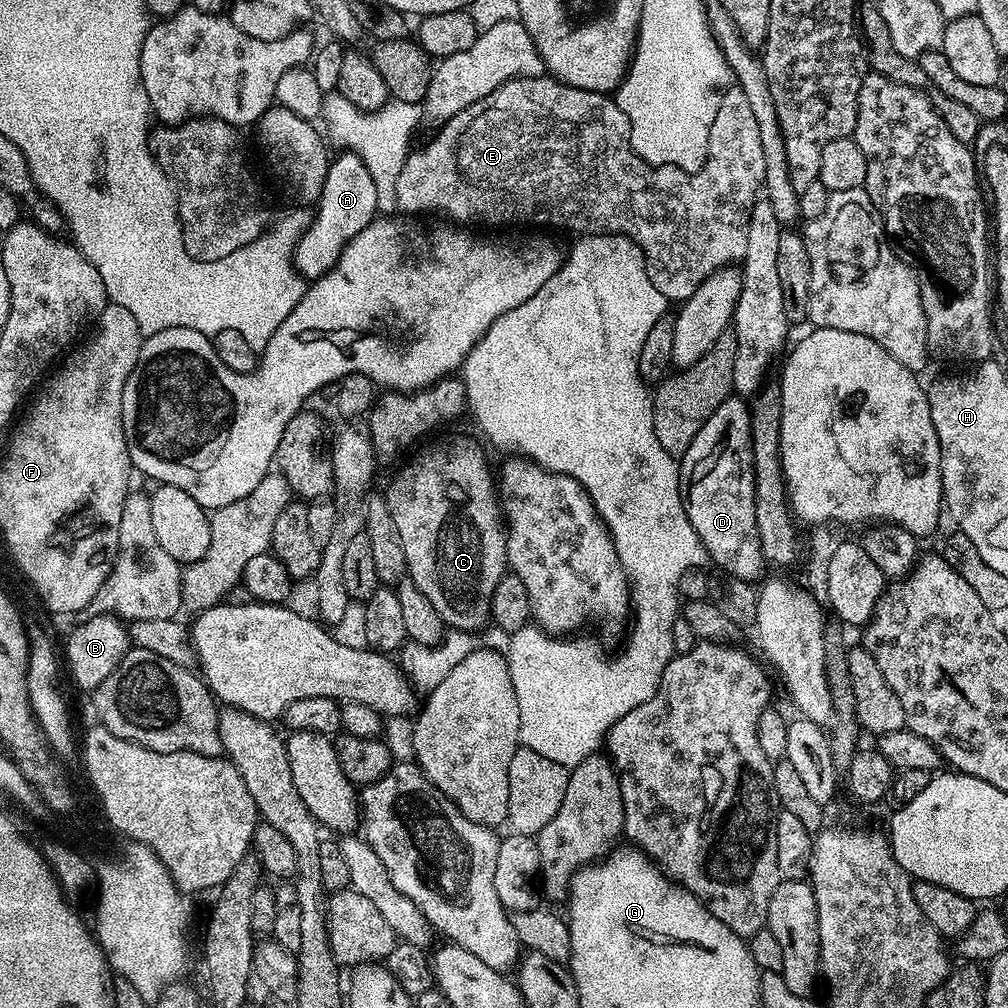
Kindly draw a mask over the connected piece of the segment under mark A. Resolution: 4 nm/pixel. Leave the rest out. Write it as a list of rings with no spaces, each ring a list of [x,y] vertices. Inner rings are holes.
[[[342,152],[331,161],[330,168],[318,197],[312,224],[300,237],[293,256],[296,271],[306,280],[320,279],[336,267],[347,245],[371,224],[379,211],[379,192],[372,172],[359,153]]]

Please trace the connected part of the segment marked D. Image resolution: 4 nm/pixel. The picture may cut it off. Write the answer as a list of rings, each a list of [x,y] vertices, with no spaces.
[[[729,396],[698,430],[690,450],[679,461],[680,493],[684,496],[686,514],[692,531],[698,534],[703,551],[708,552],[733,577],[755,581],[756,575],[766,567],[762,542],[758,538],[758,522],[754,518],[754,462],[752,461],[752,410],[747,399]]]

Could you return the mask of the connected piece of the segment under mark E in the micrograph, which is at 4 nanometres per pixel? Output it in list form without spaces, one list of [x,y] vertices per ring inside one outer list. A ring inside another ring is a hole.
[[[551,75],[521,76],[515,80],[507,80],[498,90],[486,94],[478,102],[466,106],[458,114],[447,117],[443,121],[440,133],[429,142],[425,148],[417,147],[409,151],[406,162],[402,166],[402,174],[398,174],[396,187],[396,206],[404,212],[441,212],[449,216],[460,226],[476,226],[472,224],[553,224],[556,228],[569,228],[575,234],[625,234],[639,244],[644,251],[644,259],[648,263],[648,273],[662,290],[662,294],[669,302],[683,302],[710,278],[720,268],[726,268],[743,261],[746,254],[746,234],[752,207],[756,205],[758,197],[764,188],[766,174],[766,154],[762,154],[762,130],[758,128],[758,118],[754,118],[754,109],[749,99],[739,86],[732,86],[724,92],[722,102],[718,106],[718,118],[714,118],[714,126],[710,128],[710,142],[708,143],[708,160],[696,172],[683,172],[675,164],[661,163],[655,168],[655,163],[639,156],[632,149],[630,142],[630,122],[628,115],[621,110],[611,95],[603,92],[592,92],[584,87],[576,87],[572,83],[565,83]]]

